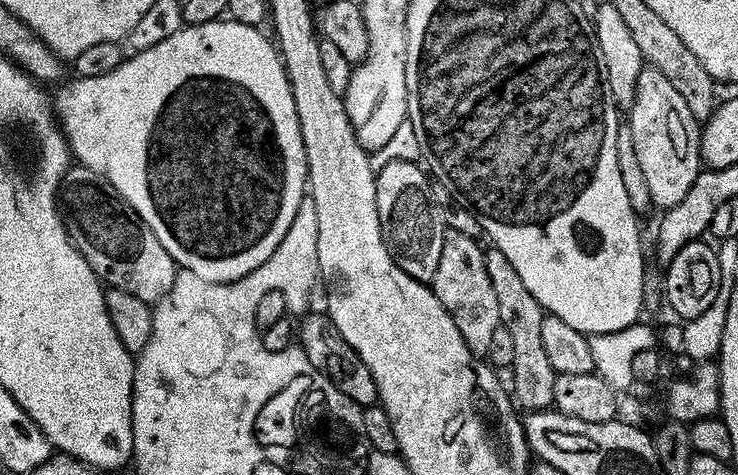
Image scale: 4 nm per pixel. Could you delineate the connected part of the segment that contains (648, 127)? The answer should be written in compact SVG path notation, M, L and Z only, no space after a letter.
M646 66L640 71L640 77L636 83L636 92L633 104L626 110L630 122L628 129L634 141L635 154L641 163L642 172L646 174L646 186L650 189L650 196L655 207L662 210L670 209L686 198L694 180L702 171L700 158L700 134L699 121L693 116L693 112L686 105L673 81L668 81L669 73L656 67Z

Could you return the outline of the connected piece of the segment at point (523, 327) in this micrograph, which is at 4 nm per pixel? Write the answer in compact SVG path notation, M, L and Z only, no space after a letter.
M492 256L492 274L489 278L494 286L494 294L498 298L502 327L510 330L510 338L514 338L514 362L510 372L511 375L516 375L515 403L524 410L551 409L556 394L558 373L552 367L543 346L543 322L546 310L536 301L534 294L530 294L530 290L522 286L522 278L518 278L514 266L510 266L510 262L504 264L500 256Z

